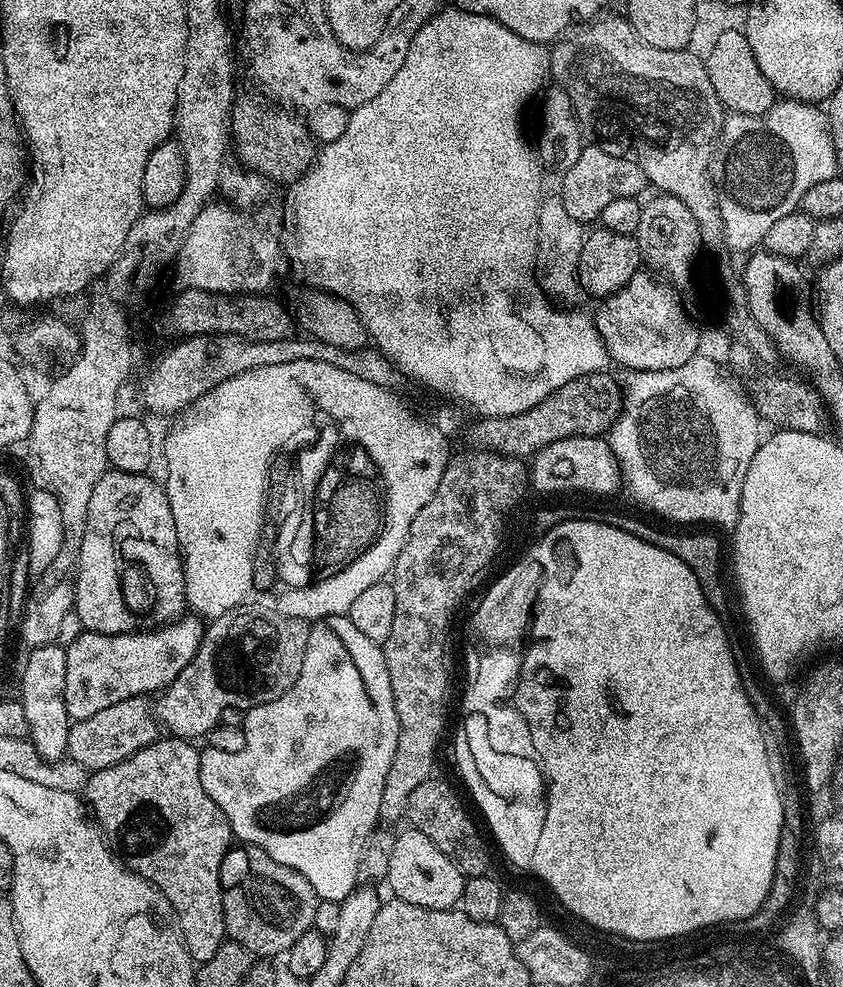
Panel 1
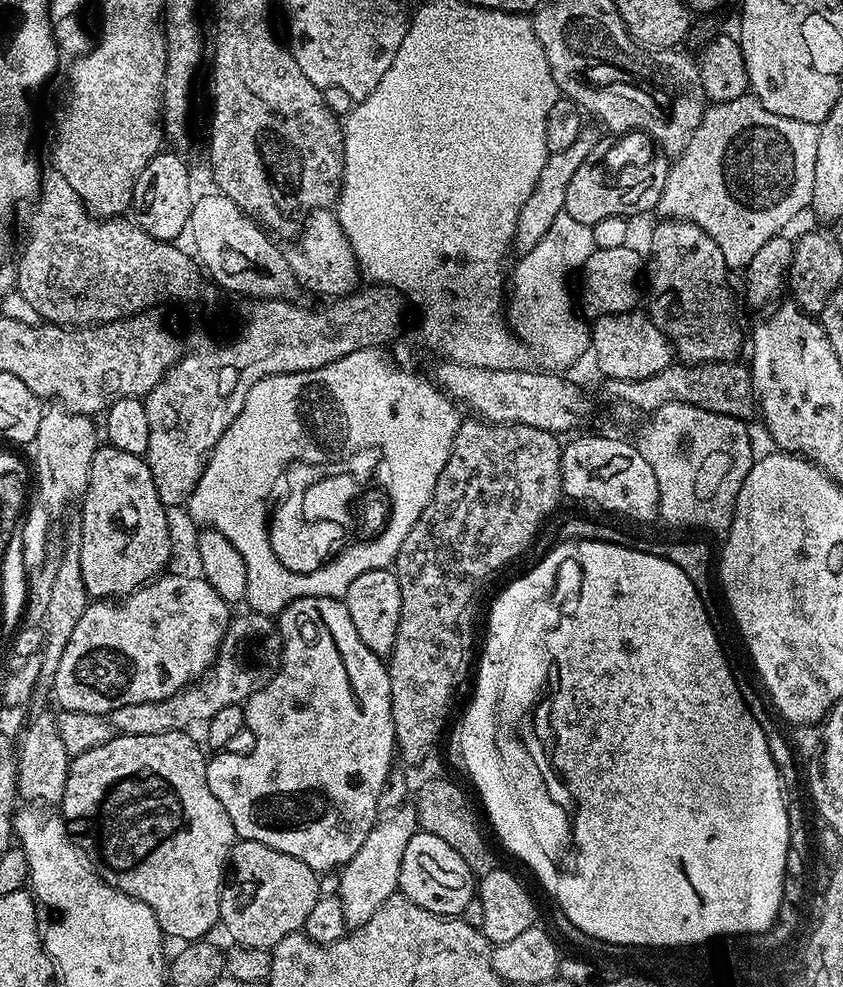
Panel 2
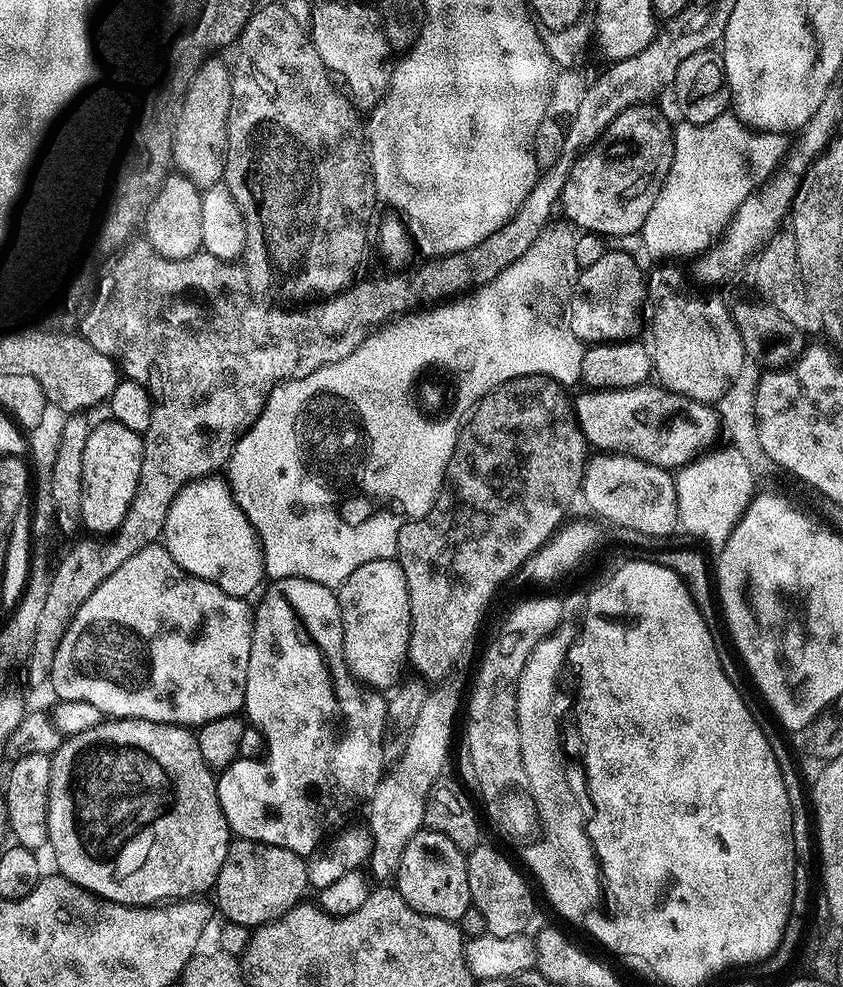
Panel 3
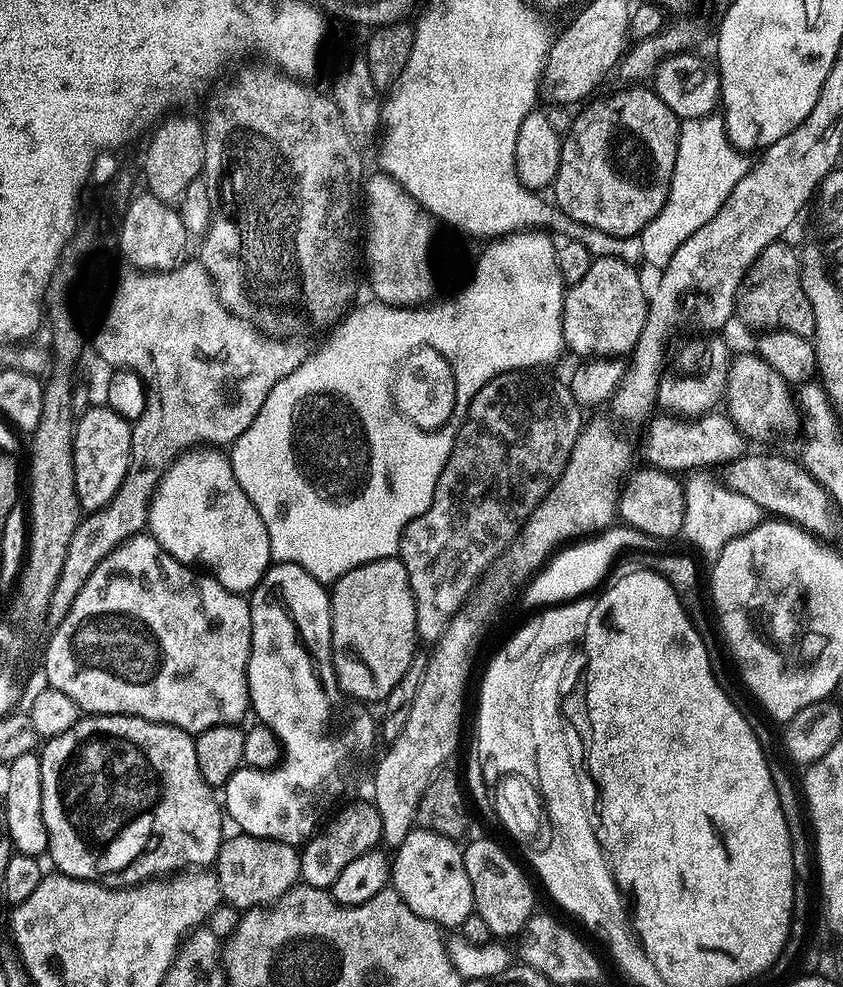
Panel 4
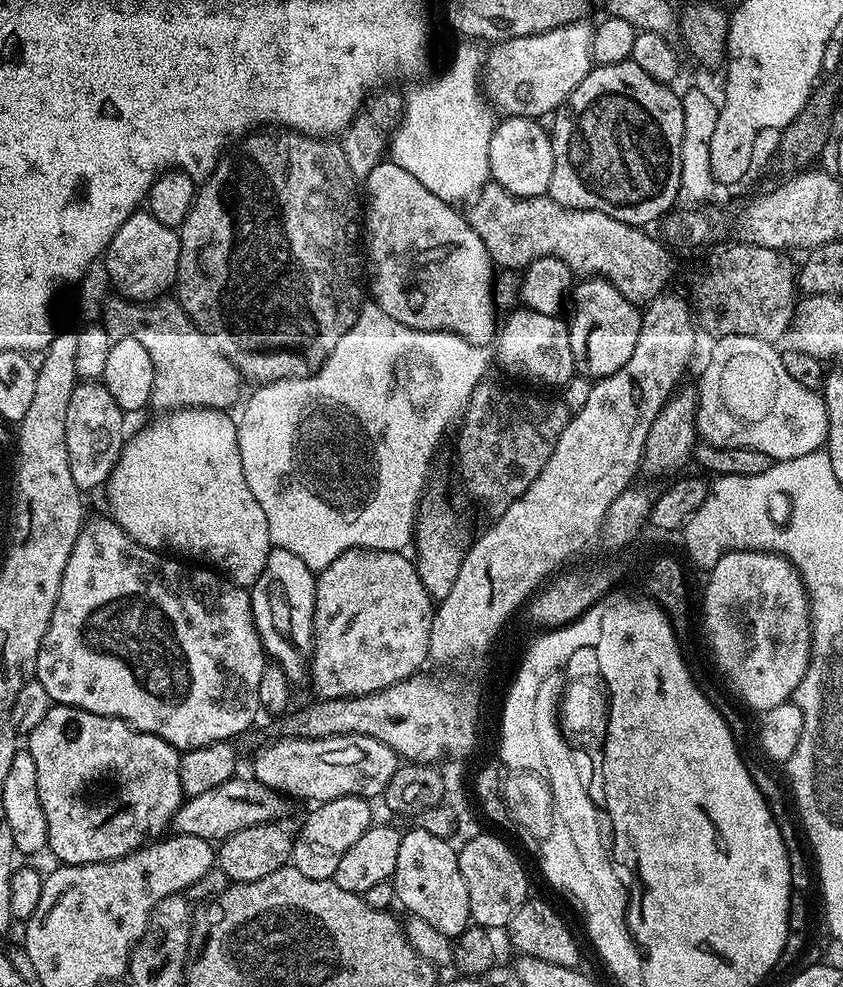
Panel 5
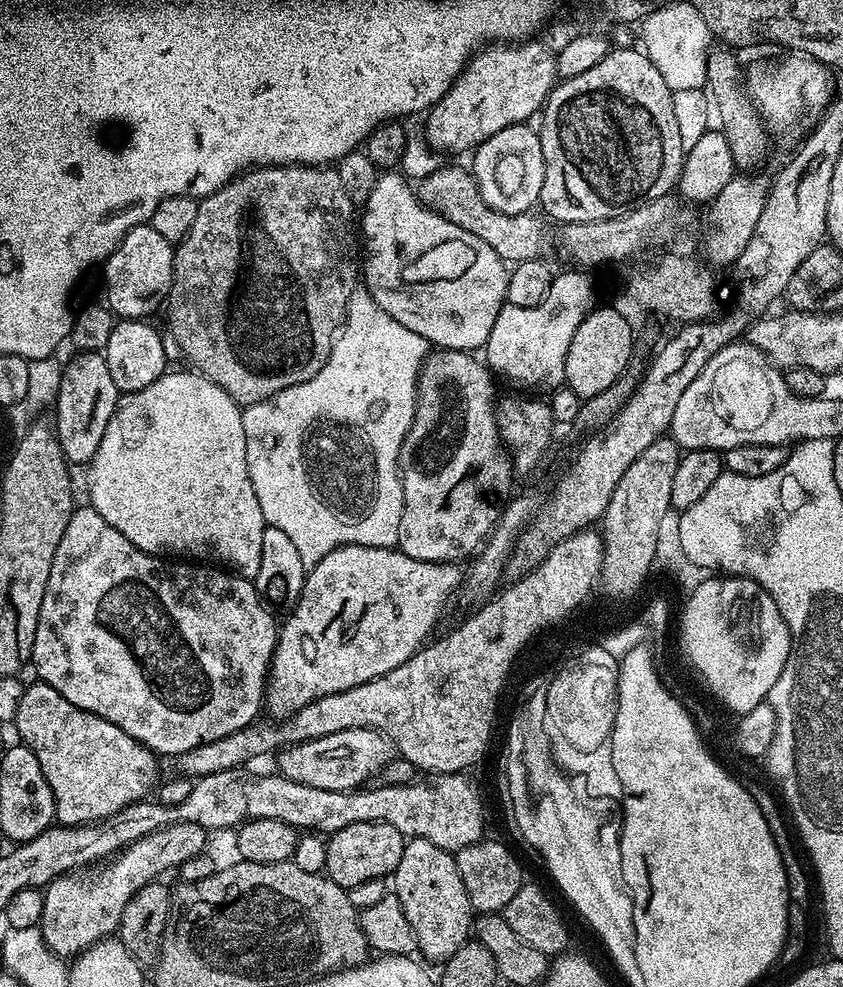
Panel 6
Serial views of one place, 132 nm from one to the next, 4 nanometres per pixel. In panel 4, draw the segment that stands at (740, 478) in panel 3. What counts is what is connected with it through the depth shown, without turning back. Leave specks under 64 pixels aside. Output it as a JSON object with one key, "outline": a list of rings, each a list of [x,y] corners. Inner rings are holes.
{"outline":[[[692,480],[684,484],[684,530],[682,536],[683,539],[688,539],[708,559],[708,562],[714,562],[726,544],[729,544],[734,538],[746,534],[751,528],[755,528],[757,524],[761,523],[761,520],[762,510],[754,501],[724,487],[723,483],[711,484],[708,480]]]}

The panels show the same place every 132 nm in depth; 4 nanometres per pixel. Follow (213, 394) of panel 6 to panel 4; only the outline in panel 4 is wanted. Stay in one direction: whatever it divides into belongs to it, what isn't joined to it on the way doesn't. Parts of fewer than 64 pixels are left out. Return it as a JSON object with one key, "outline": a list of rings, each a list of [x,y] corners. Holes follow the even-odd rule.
{"outline":[[[197,446],[177,456],[160,477],[160,483],[152,494],[146,528],[175,560],[189,566],[195,565],[197,560],[200,563],[197,565],[215,576],[226,590],[248,594],[273,563],[270,538],[254,502],[246,498],[242,486],[238,486],[238,478],[234,478],[231,459],[220,452],[223,451],[212,446]]]}

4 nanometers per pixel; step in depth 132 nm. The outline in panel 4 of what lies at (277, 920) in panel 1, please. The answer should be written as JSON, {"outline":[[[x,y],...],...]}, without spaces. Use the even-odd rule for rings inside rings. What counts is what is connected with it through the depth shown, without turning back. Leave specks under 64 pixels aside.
{"outline":[[[235,835],[221,843],[214,865],[223,903],[241,910],[262,908],[296,887],[301,879],[300,852],[293,845],[261,836]]]}

